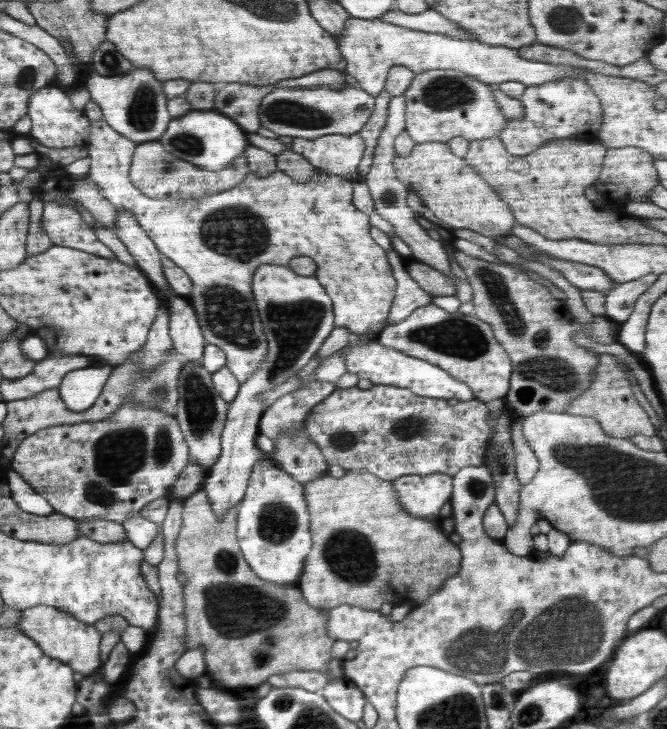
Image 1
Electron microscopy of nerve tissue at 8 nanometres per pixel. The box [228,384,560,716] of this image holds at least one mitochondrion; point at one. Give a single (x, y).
(348, 554)

